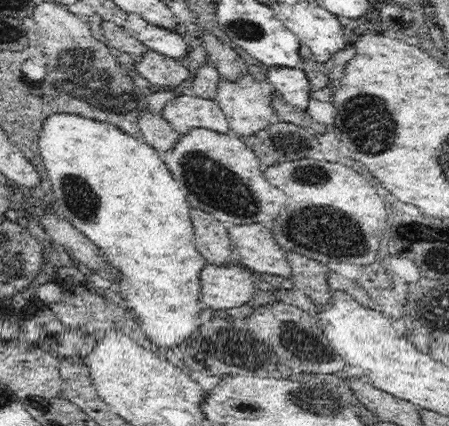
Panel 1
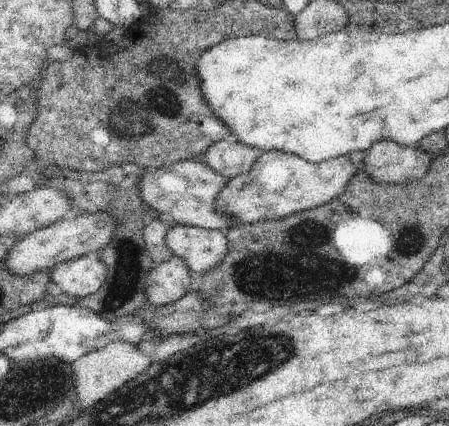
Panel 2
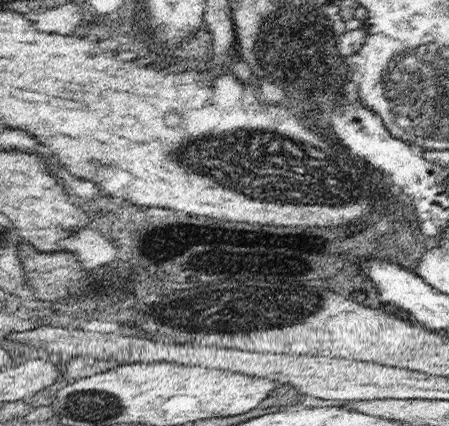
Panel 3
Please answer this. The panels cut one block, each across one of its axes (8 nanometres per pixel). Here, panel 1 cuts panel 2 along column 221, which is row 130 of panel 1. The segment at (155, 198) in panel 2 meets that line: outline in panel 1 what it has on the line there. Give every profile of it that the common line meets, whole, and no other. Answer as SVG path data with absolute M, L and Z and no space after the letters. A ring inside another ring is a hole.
M194 94L176 96L164 106L162 114L180 136L190 128L210 128L220 134L230 134L226 114L214 98L200 98Z

